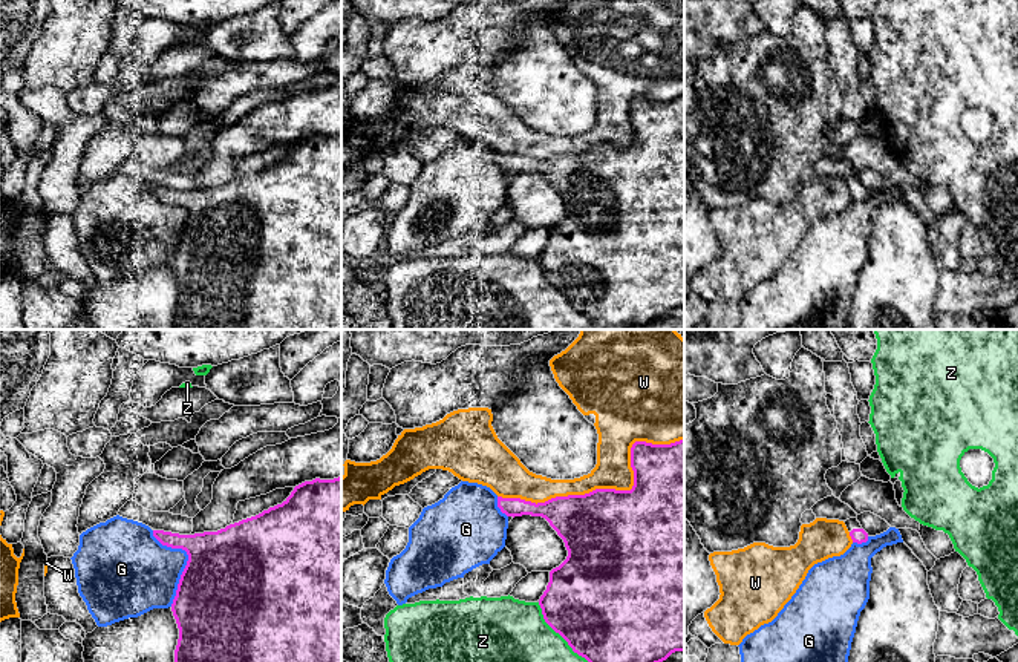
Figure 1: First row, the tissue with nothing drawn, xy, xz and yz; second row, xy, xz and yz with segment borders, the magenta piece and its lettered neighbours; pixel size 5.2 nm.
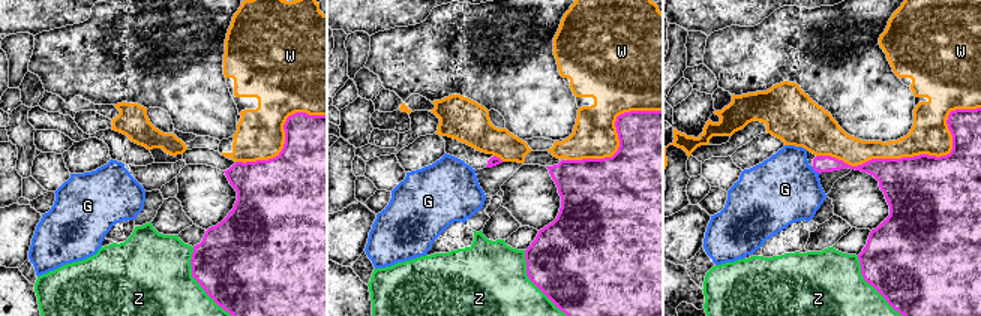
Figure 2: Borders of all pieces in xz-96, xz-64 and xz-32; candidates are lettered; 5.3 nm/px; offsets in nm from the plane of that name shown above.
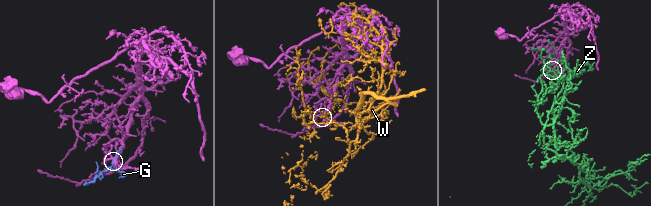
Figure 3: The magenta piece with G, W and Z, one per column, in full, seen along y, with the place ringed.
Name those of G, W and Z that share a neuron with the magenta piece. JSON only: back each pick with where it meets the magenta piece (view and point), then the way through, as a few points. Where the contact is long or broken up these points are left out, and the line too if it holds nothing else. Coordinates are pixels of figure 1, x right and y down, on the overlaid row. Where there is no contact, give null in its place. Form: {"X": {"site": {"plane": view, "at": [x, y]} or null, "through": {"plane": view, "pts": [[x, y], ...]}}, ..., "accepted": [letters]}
{"accepted": []}

